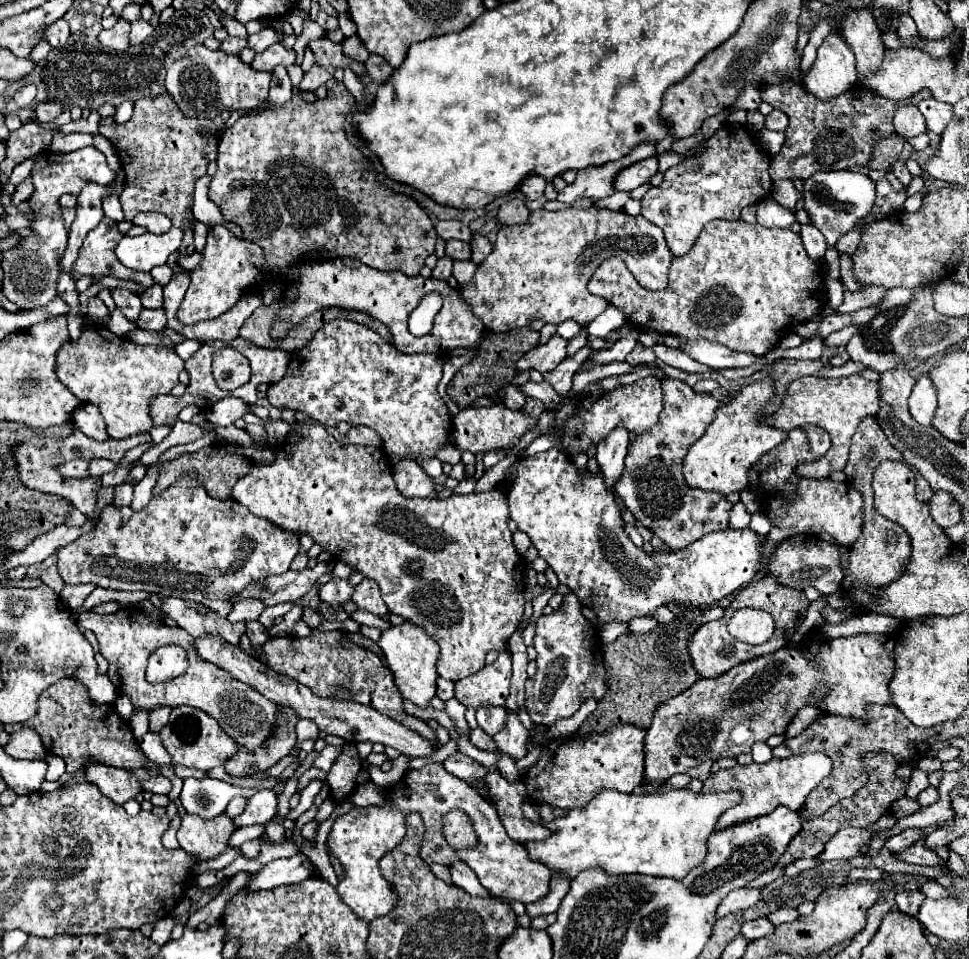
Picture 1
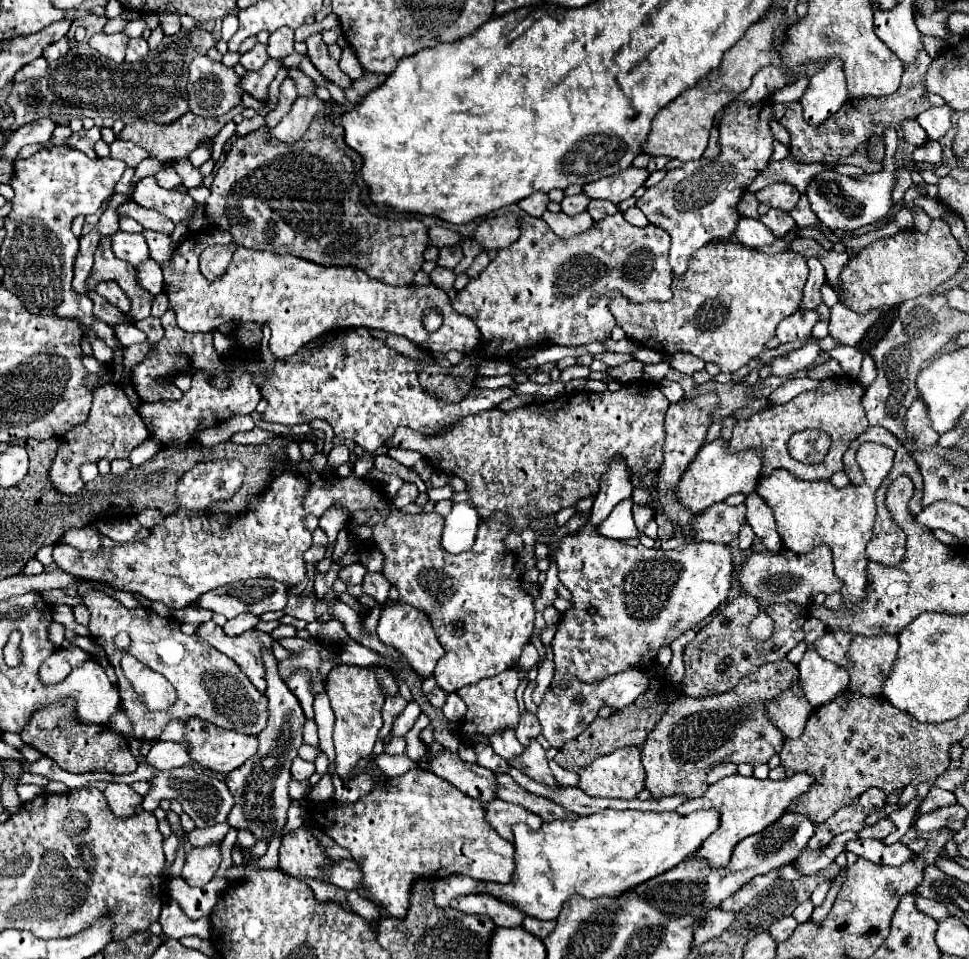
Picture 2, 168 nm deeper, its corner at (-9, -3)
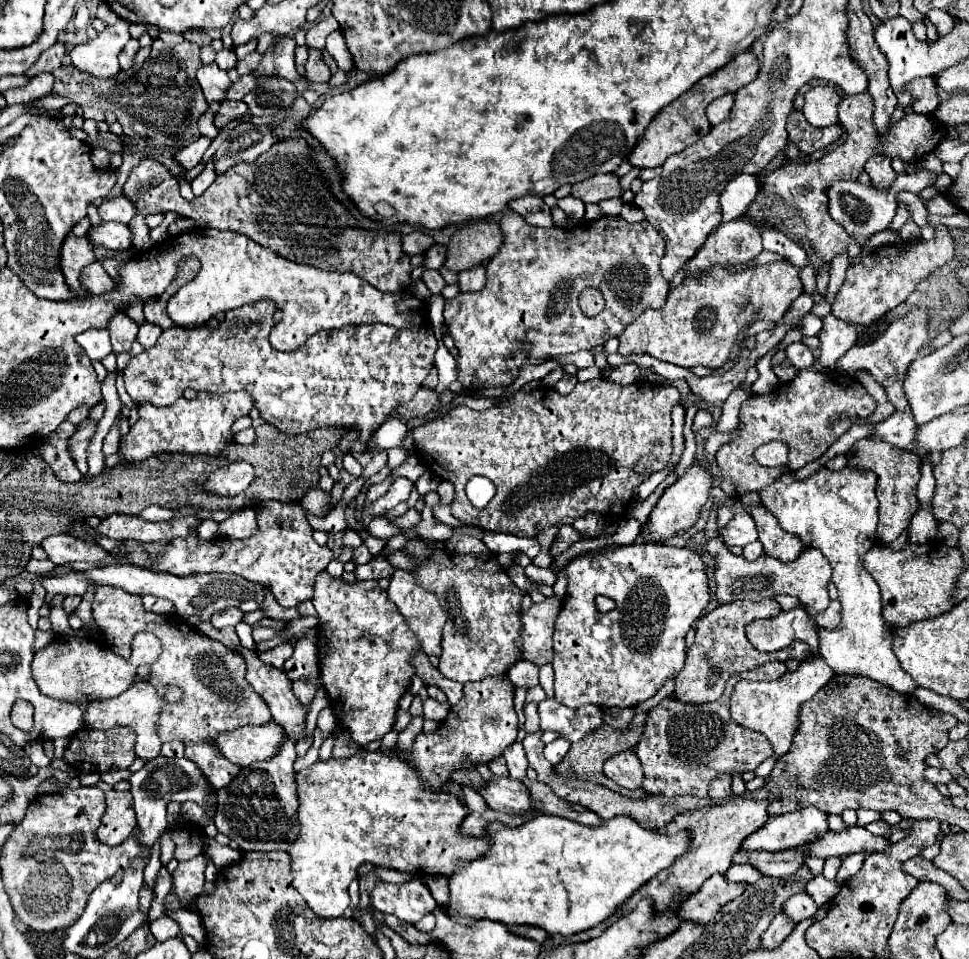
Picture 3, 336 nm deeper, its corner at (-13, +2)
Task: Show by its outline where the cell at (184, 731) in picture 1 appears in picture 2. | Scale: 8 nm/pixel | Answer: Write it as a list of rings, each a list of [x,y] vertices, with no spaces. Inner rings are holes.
[[[189,718],[185,722],[185,746],[189,752],[189,758],[201,766],[201,768],[209,768],[213,772],[223,772],[227,774],[229,770],[235,770],[237,766],[241,766],[241,762],[245,762],[247,758],[251,758],[257,750],[257,738],[255,736],[245,736],[239,734],[235,730],[225,730],[225,728],[217,728],[215,724],[201,720],[201,718]]]

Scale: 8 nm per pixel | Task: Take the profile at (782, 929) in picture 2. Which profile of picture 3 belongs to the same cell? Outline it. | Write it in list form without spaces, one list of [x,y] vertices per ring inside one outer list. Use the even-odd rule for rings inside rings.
[[[805,891],[793,895],[793,897],[783,905],[783,911],[789,913],[789,917],[791,917],[795,923],[813,917],[817,909],[819,909],[817,903],[815,903],[815,901],[813,901]]]

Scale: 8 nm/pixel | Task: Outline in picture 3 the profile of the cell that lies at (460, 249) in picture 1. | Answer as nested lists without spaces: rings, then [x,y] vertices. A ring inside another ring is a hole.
[[[433,245],[425,251],[425,269],[441,269],[445,261],[445,247],[443,245]]]

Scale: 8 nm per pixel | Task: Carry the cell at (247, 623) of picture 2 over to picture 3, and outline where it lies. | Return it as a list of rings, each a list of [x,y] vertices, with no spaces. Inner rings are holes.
[[[225,609],[221,613],[215,613],[211,617],[211,625],[217,627],[217,629],[223,629],[223,627],[235,627],[239,621],[243,619],[243,613],[239,609]]]

